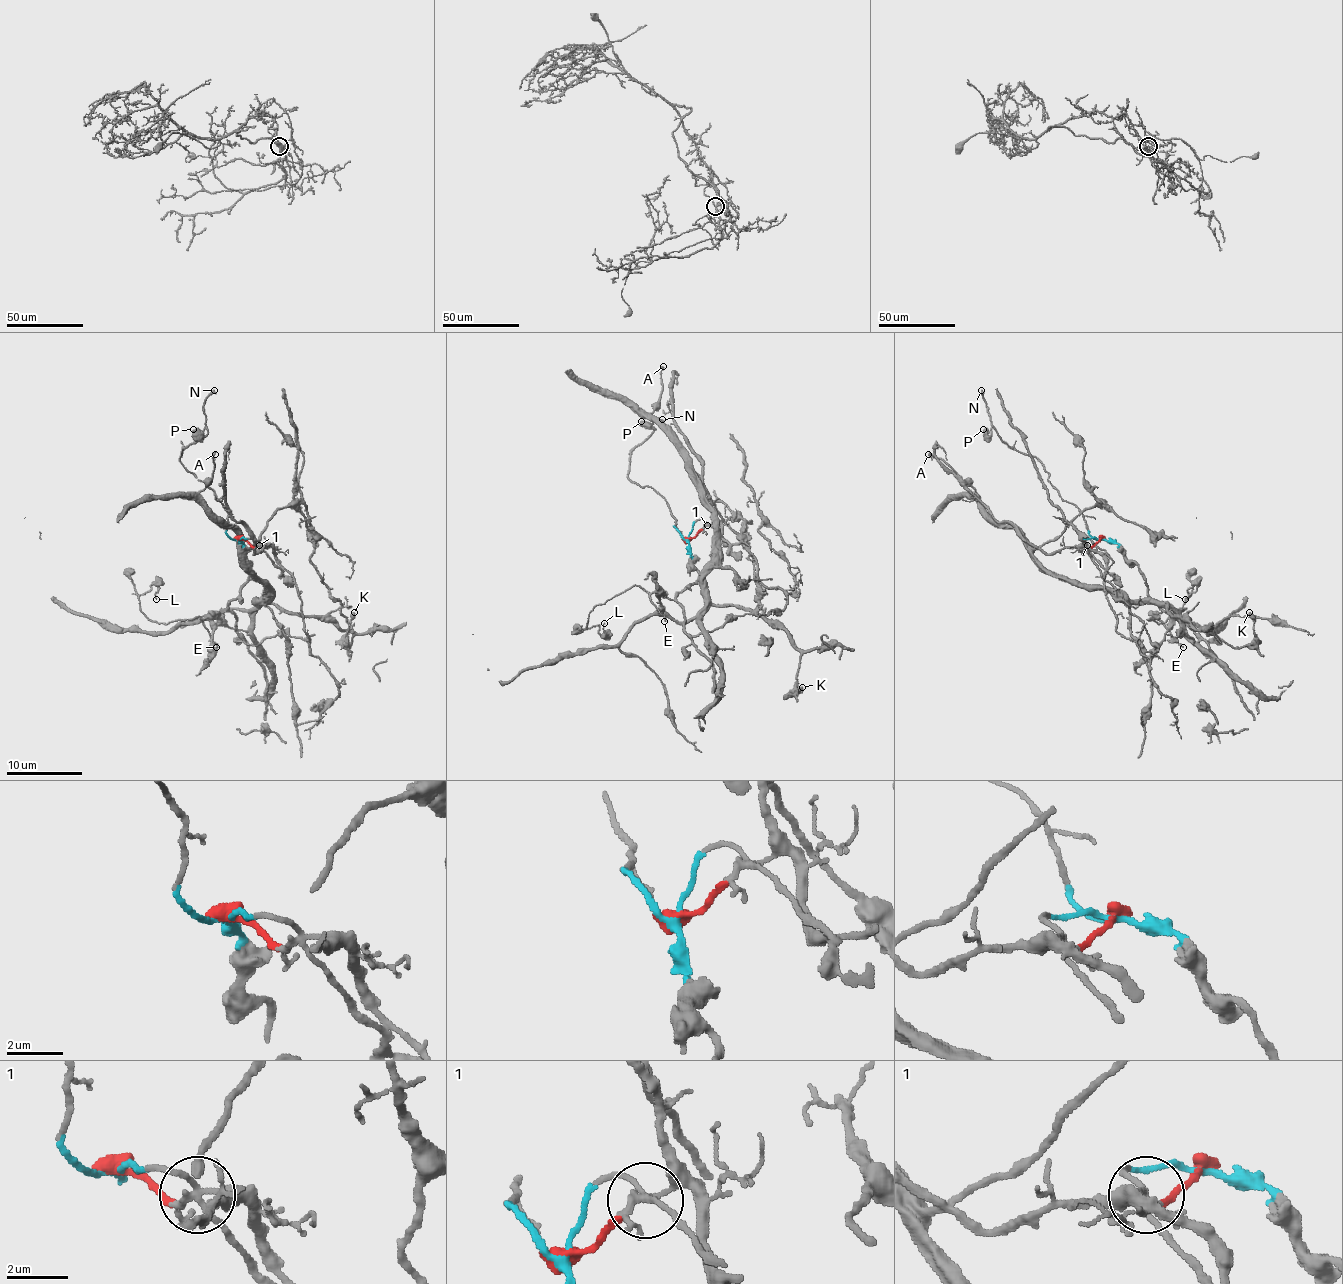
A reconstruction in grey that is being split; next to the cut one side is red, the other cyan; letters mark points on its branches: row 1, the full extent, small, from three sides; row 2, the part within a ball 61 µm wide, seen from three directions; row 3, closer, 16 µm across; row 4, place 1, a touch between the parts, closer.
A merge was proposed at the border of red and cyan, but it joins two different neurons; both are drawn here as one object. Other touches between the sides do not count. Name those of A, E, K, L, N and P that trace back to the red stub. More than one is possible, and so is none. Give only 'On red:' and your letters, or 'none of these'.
On red: A, K

